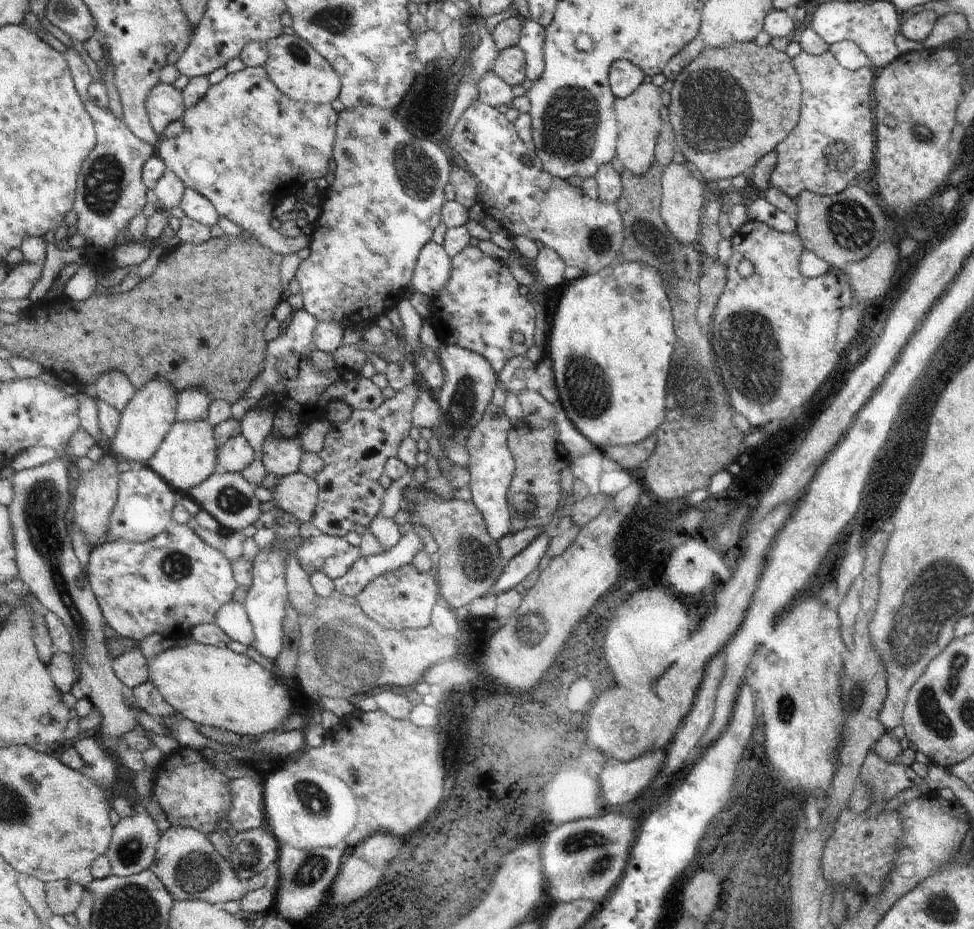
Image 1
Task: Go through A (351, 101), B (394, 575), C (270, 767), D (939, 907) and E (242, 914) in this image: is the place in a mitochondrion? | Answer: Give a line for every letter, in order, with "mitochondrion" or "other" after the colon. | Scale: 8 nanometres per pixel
A: other
B: other
C: other
D: mitochondrion
E: other

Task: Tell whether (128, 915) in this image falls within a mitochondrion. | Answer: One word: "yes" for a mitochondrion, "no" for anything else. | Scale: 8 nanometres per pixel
yes

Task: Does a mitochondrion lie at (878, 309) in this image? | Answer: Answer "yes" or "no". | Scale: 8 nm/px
no

